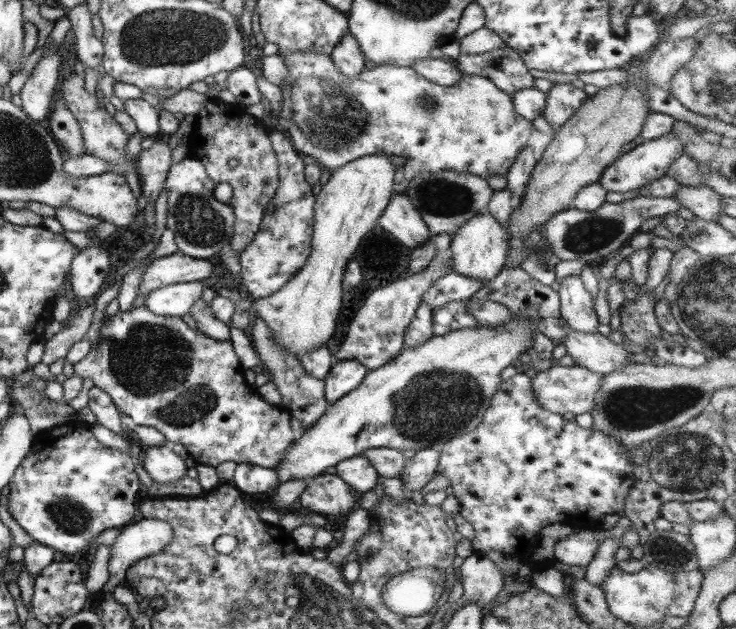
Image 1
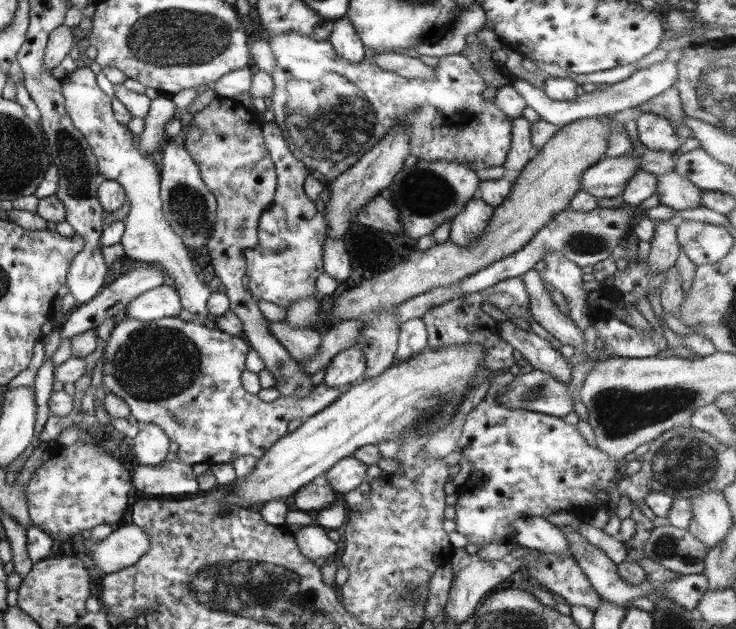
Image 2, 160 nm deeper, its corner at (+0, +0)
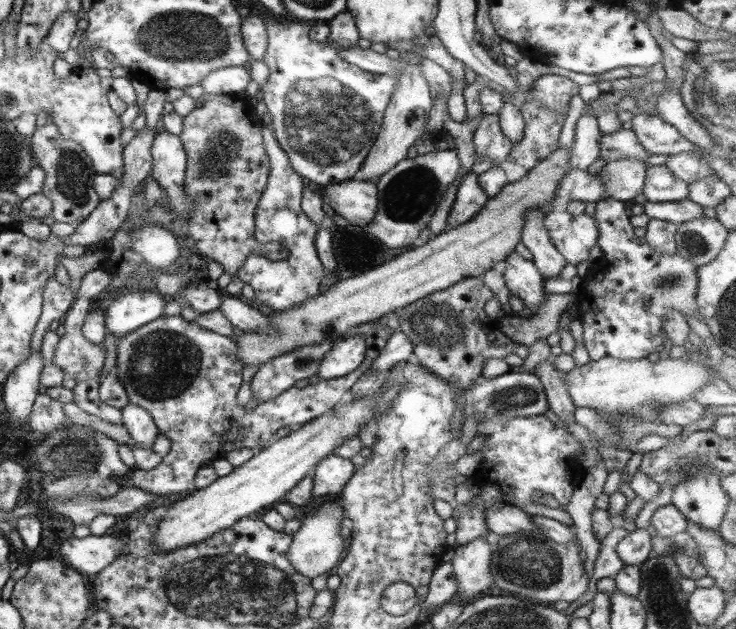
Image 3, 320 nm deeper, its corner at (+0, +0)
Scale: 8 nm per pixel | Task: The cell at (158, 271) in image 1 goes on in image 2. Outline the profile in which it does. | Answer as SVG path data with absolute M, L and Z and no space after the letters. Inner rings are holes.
M137 263L134 266L129 266L128 271L128 273L120 275L119 278L111 282L111 284L102 288L94 298L89 300L89 302L76 306L73 309L73 312L67 316L67 320L65 322L60 321L60 342L62 339L71 340L73 336L83 334L83 332L89 330L97 329L104 320L114 317L116 313L125 308L127 304L129 304L133 298L137 298L139 294L143 294L143 292L151 290L151 288L155 288L155 286L168 283L165 272L163 272L163 268L151 267L151 265Z

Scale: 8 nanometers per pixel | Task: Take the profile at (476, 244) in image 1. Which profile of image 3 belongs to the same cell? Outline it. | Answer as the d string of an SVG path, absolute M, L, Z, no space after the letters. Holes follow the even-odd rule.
M469 171L464 175L449 209L446 226L456 227L467 222L487 202L489 197L478 185L476 174Z

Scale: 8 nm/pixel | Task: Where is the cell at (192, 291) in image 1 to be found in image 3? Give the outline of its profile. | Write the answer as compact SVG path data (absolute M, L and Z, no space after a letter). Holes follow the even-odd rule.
M131 290L119 294L105 310L105 327L115 339L133 333L135 329L161 317L167 300L156 290Z

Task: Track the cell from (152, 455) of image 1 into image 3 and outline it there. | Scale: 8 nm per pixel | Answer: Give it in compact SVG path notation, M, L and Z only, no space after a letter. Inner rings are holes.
M125 404L121 412L121 424L127 429L129 436L134 440L135 446L139 448L150 448L158 433L157 427L151 416L135 406L135 404Z

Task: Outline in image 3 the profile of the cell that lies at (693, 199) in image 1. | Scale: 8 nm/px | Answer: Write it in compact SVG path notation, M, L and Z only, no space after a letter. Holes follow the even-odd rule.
M665 165L646 167L641 193L647 202L673 202L687 196L687 183L675 178Z

